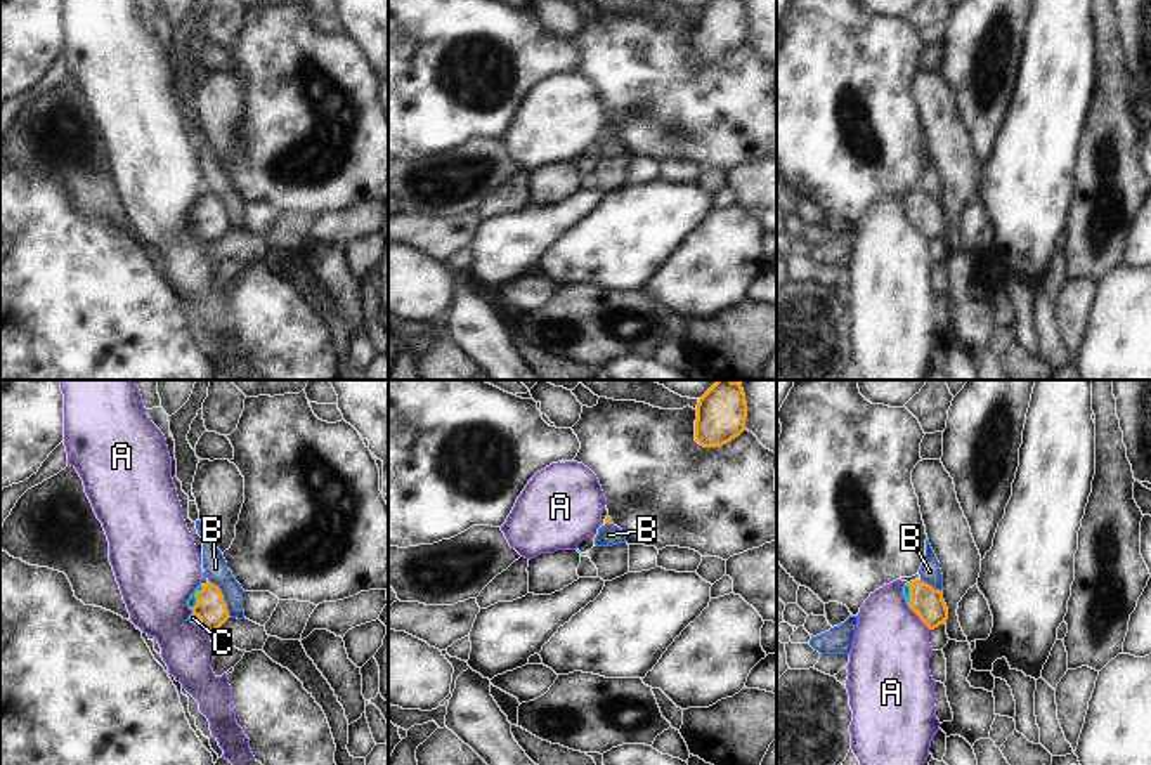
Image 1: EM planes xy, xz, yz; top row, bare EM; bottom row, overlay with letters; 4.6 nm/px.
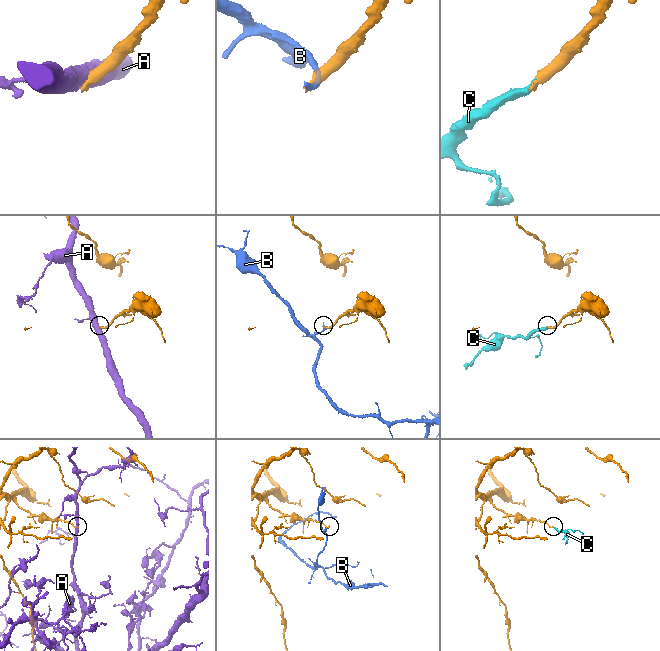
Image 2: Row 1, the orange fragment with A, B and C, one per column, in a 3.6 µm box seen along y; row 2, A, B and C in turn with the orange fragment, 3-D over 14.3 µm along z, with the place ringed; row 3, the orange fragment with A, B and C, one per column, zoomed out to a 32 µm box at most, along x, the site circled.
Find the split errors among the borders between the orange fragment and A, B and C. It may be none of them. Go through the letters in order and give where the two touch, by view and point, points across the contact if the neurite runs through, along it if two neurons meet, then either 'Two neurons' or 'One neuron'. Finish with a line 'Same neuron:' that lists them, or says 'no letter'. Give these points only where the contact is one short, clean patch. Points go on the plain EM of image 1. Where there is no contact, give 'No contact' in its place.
A: Touches orange at yz (919, 228). Boundary: yz (907, 217), (929, 240). Two neurons
B: Touches orange at xy (222, 210). Boundary: xy (210, 193), (219, 200), (231, 228). Two neurons
C: Touches orange at xy (196, 209). Path across: xy (212, 221), (196, 209), (193, 212). One neuron
Same neuron: C

